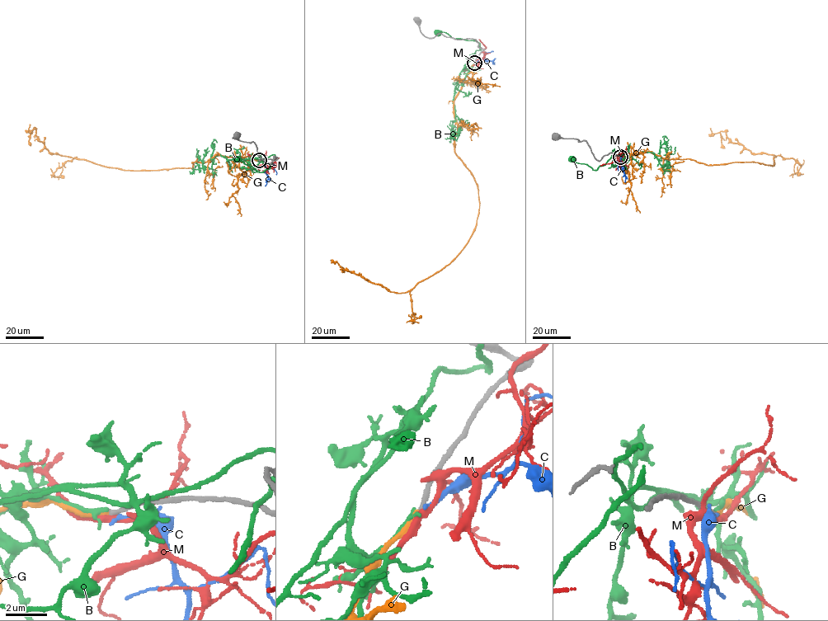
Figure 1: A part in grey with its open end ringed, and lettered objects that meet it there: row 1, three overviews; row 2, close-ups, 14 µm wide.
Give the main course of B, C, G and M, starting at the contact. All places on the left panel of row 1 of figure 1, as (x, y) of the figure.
B: (258, 160), (251, 158), (263, 159), (275, 155), (270, 168), (263, 172), (256, 171), (238, 159)
C: (259, 160), (263, 162), (266, 168), (268, 179), (265, 185)
G: (259, 160), (216, 154), (191, 162), (193, 170), (124, 171), (49, 152), (35, 129), (30, 145)
M: (259, 160), (268, 166), (276, 163), (271, 168)

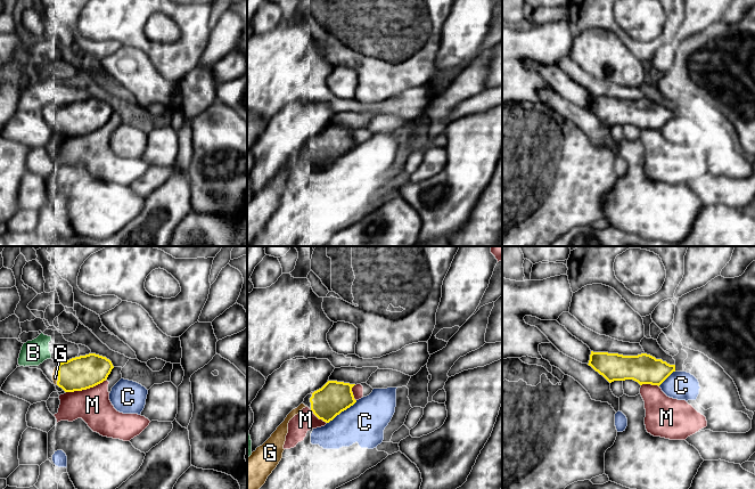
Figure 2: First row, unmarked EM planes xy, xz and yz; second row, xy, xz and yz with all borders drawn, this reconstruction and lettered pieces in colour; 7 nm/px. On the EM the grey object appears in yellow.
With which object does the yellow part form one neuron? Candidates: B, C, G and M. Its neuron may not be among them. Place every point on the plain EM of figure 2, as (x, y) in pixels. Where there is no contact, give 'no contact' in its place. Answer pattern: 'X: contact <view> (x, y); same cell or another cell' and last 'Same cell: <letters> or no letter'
B: no contact; another cell
C: contact xz (342, 155); another cell
G: contact xy (58, 120); same cell
M: contact xy (85, 133); another cell
Same cell: G

